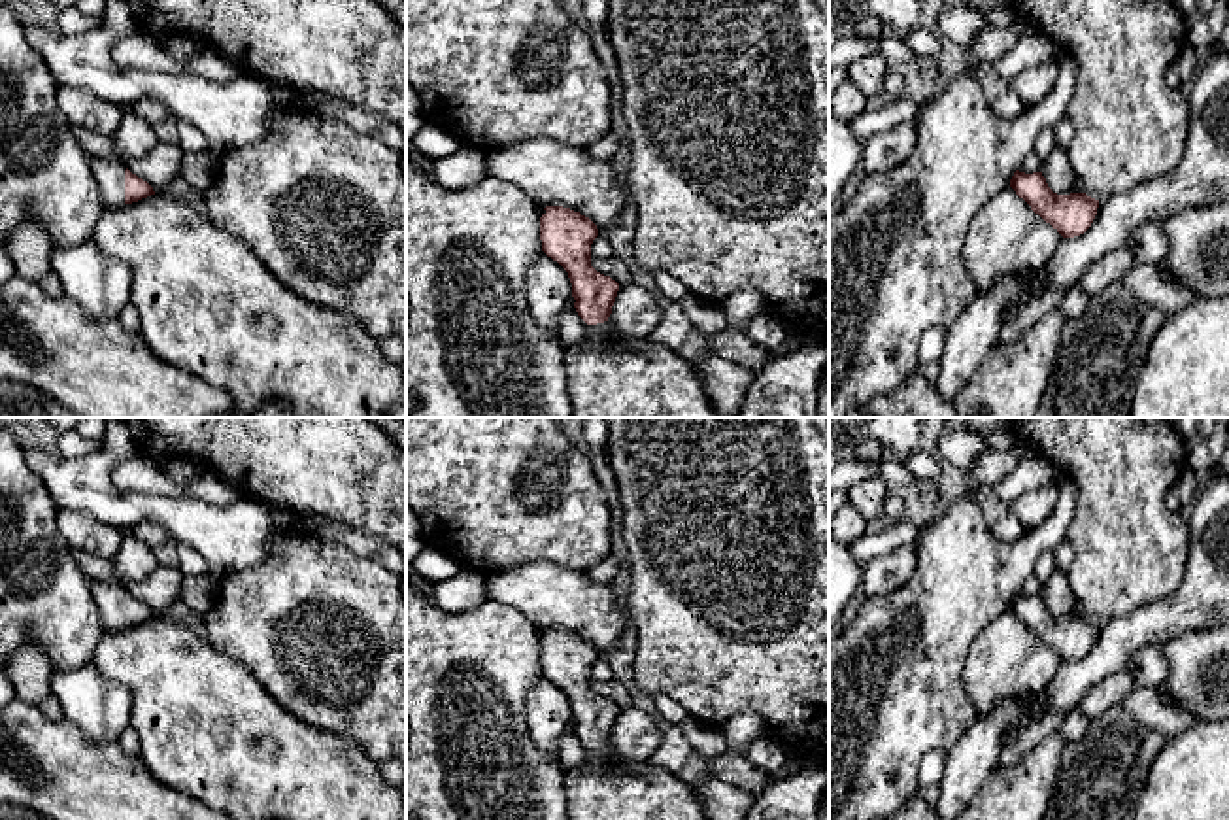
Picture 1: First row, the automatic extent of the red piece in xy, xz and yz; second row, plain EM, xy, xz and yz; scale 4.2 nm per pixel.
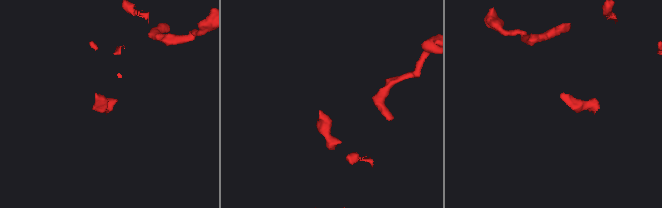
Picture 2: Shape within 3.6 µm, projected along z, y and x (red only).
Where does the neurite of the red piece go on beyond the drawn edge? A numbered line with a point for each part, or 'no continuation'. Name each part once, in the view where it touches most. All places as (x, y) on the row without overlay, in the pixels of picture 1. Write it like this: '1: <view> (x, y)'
1: xy (108, 597)

